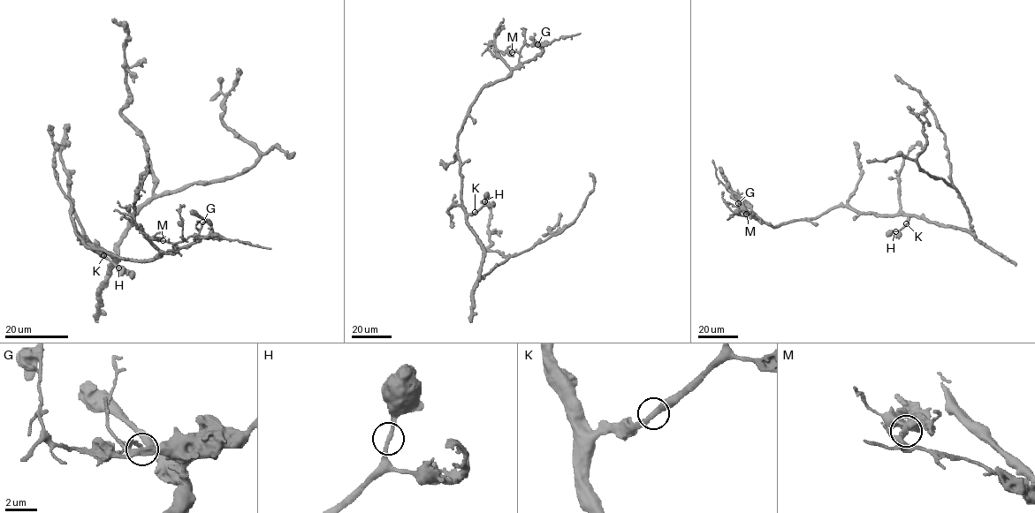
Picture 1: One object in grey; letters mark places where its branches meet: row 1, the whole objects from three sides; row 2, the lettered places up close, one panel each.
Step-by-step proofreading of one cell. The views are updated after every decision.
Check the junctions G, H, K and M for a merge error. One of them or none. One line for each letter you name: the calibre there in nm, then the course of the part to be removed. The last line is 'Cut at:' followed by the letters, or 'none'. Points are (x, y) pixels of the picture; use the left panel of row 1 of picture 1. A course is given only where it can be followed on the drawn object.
G: 160 nm thick; foreign part runs (203, 222), (197, 235), (173, 244), (147, 236), (138, 228), (133, 203), (147, 175), (148, 154)
Cut at: G

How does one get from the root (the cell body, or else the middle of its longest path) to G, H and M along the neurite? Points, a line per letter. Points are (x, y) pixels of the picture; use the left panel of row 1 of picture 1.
G: (95, 247), (82, 242), (75, 228), (88, 247), (119, 259), (153, 260), (206, 236), (211, 226), (203, 222)
H: (95, 247), (118, 267)
M: (95, 247), (90, 242), (82, 242), (75, 228), (88, 247), (119, 259), (153, 260), (174, 245), (163, 240)

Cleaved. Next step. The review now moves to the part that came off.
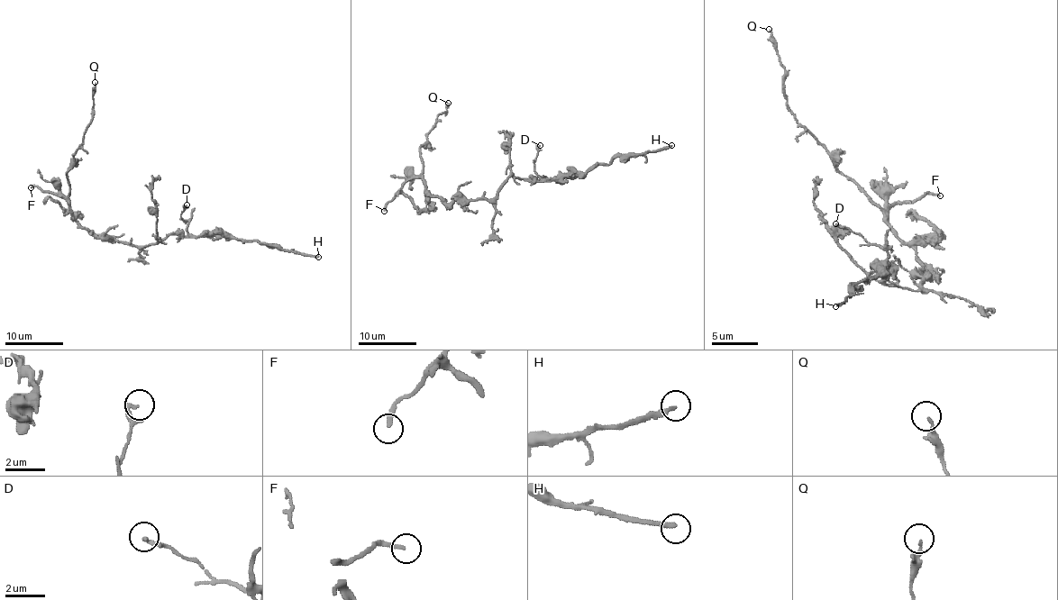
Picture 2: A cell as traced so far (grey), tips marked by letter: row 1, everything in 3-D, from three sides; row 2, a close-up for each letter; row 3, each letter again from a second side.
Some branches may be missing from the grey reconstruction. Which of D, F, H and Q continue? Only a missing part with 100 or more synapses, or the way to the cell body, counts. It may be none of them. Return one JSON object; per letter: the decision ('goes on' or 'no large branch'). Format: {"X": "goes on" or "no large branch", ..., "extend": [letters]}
{"D": "no large branch", "F": "no large branch", "H": "goes on", "Q": "no large branch", "extend": ["H"]}

